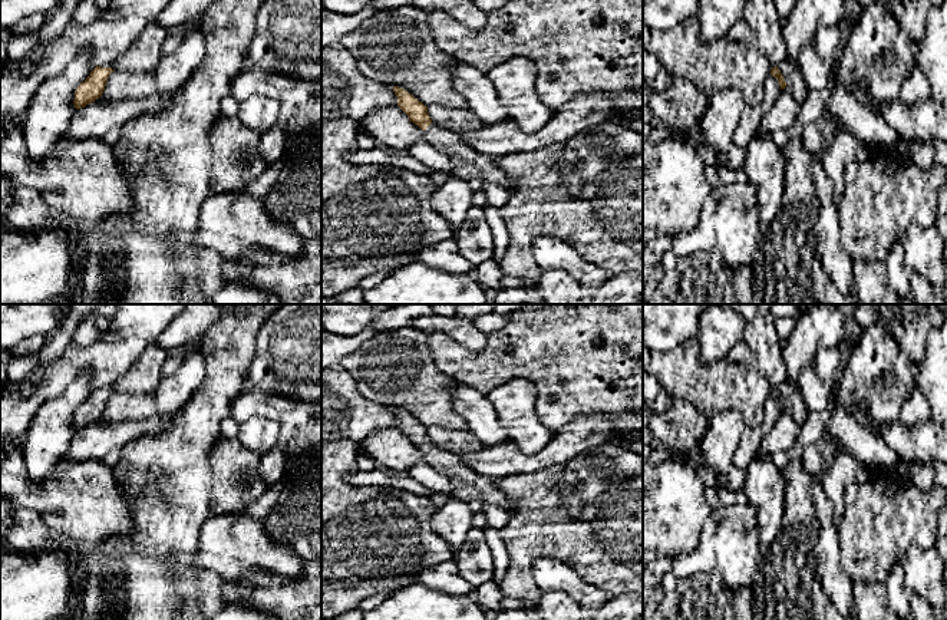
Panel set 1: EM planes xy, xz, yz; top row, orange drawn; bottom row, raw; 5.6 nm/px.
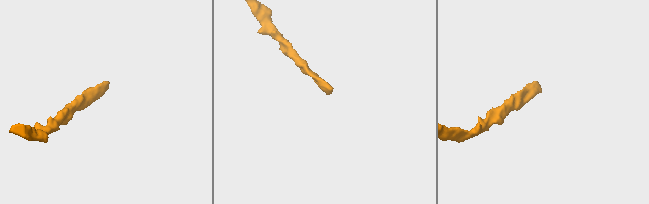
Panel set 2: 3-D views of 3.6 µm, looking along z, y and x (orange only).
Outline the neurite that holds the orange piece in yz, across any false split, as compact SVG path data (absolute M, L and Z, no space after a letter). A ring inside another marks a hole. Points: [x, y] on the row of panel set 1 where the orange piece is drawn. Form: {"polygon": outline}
{"polygon": "M783 60L772 67L771 75L778 79L781 89L786 88L799 103L806 99L809 90L798 63Z"}

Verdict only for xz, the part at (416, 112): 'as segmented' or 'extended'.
extended

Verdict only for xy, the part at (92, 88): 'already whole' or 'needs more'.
already whole

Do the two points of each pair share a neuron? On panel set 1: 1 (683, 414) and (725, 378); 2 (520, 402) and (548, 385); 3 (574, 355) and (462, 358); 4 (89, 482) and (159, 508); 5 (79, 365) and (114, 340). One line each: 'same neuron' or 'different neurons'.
1: different neurons
2: different neurons
3: same neuron
4: different neurons
5: same neuron

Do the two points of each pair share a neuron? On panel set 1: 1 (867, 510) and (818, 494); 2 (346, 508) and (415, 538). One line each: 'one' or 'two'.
1: two
2: one

